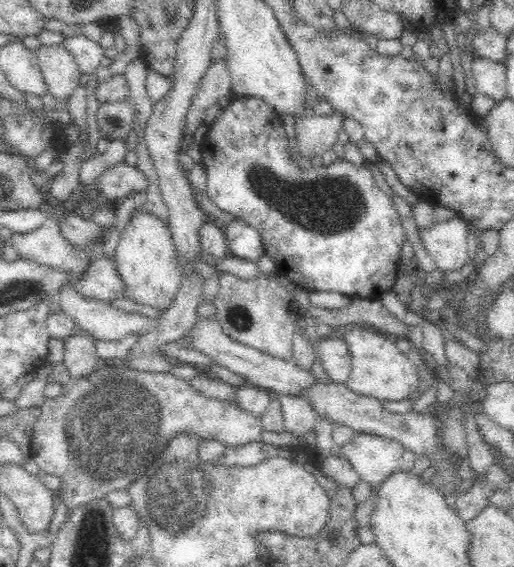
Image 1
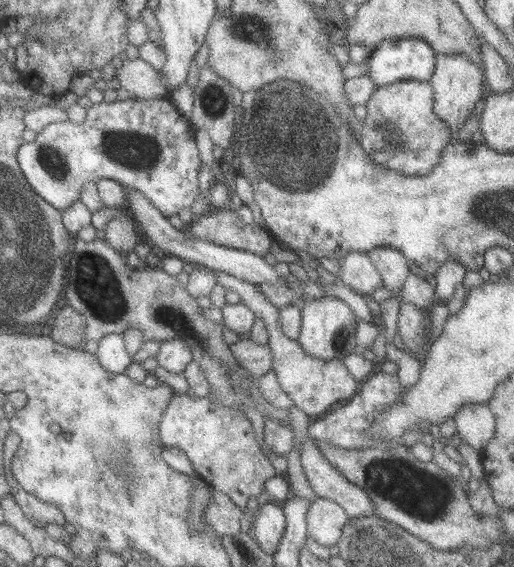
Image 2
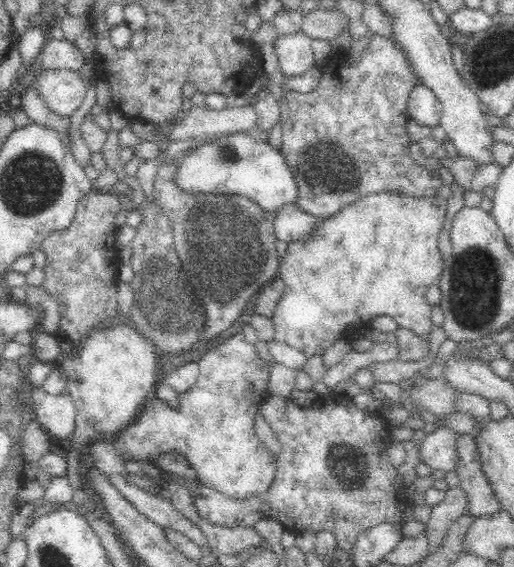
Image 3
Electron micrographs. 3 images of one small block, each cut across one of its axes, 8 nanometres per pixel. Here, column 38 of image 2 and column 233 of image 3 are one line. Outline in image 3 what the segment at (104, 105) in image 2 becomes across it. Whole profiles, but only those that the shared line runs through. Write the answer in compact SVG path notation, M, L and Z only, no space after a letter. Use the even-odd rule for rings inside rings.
M252 133L222 136L222 140L191 149L179 168L179 185L207 194L243 194L266 212L276 214L285 204L295 203L299 188L279 149L255 138Z

